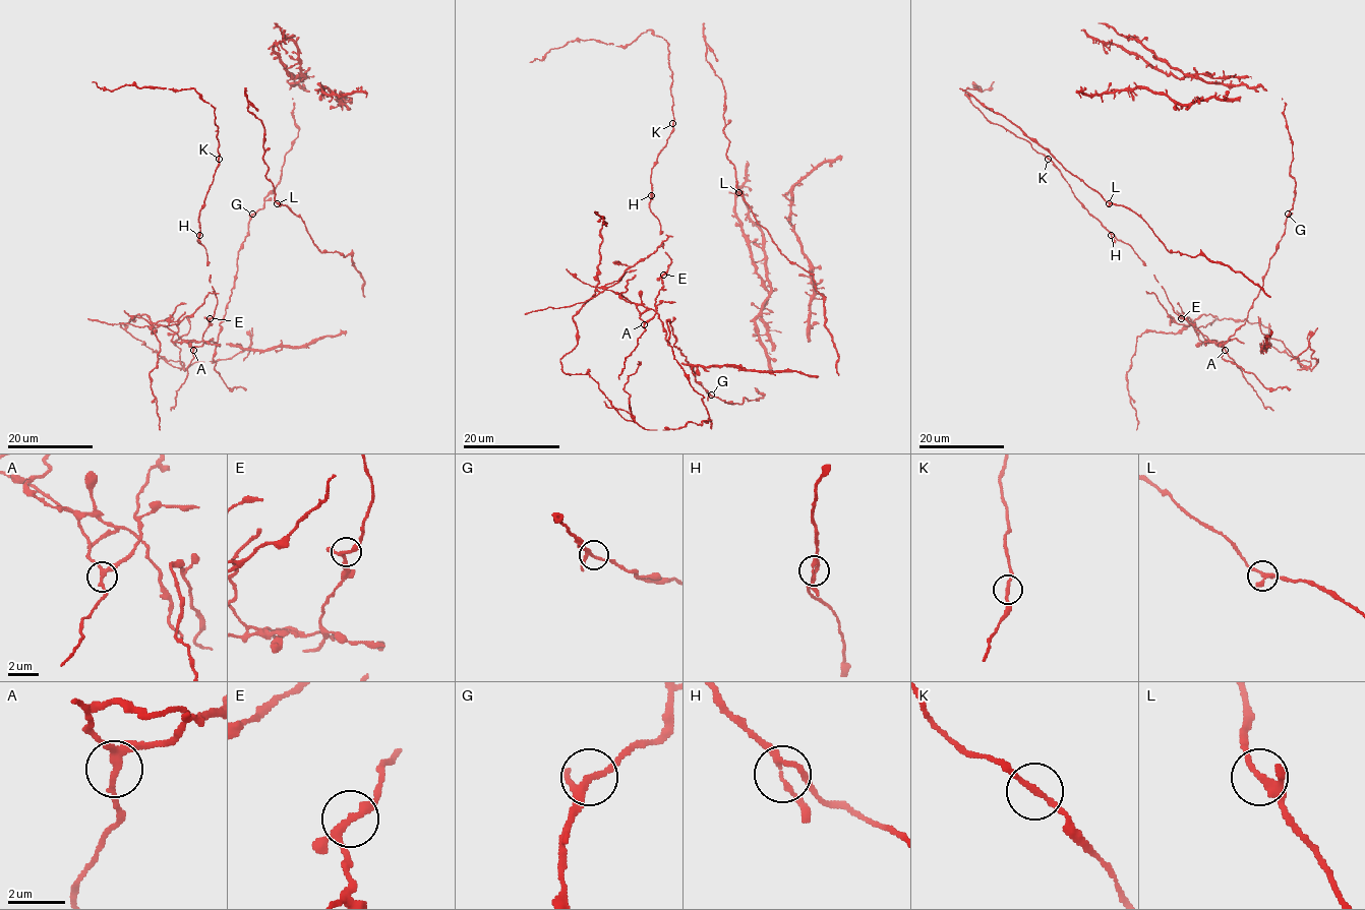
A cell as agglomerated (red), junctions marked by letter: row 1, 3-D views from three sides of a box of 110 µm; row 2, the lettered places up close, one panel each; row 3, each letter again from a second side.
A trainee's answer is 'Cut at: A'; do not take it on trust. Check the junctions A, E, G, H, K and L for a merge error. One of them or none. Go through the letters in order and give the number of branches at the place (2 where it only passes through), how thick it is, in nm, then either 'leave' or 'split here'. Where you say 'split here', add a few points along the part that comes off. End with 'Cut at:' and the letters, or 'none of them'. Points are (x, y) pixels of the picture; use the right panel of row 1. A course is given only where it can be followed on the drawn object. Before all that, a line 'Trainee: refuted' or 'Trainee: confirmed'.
Trainee: confirmed
A: branches 3; calibre 180 nm; split here; course (1225, 350), (1194, 320), (1260, 322), (1302, 367), (1317, 363), (1310, 347), (1290, 361)
E: branches 3; calibre 200 nm; leave
G: branches 3; calibre 180 nm; leave
H: branches 3; calibre 170 nm; leave
K: branches 2; calibre 200 nm; leave
L: branches 3; calibre 200 nm; leave
Cut at: A

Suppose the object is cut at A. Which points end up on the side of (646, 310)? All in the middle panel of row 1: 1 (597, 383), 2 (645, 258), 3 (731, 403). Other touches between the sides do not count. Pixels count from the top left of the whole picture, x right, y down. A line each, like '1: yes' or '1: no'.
1: yes
2: yes
3: no

